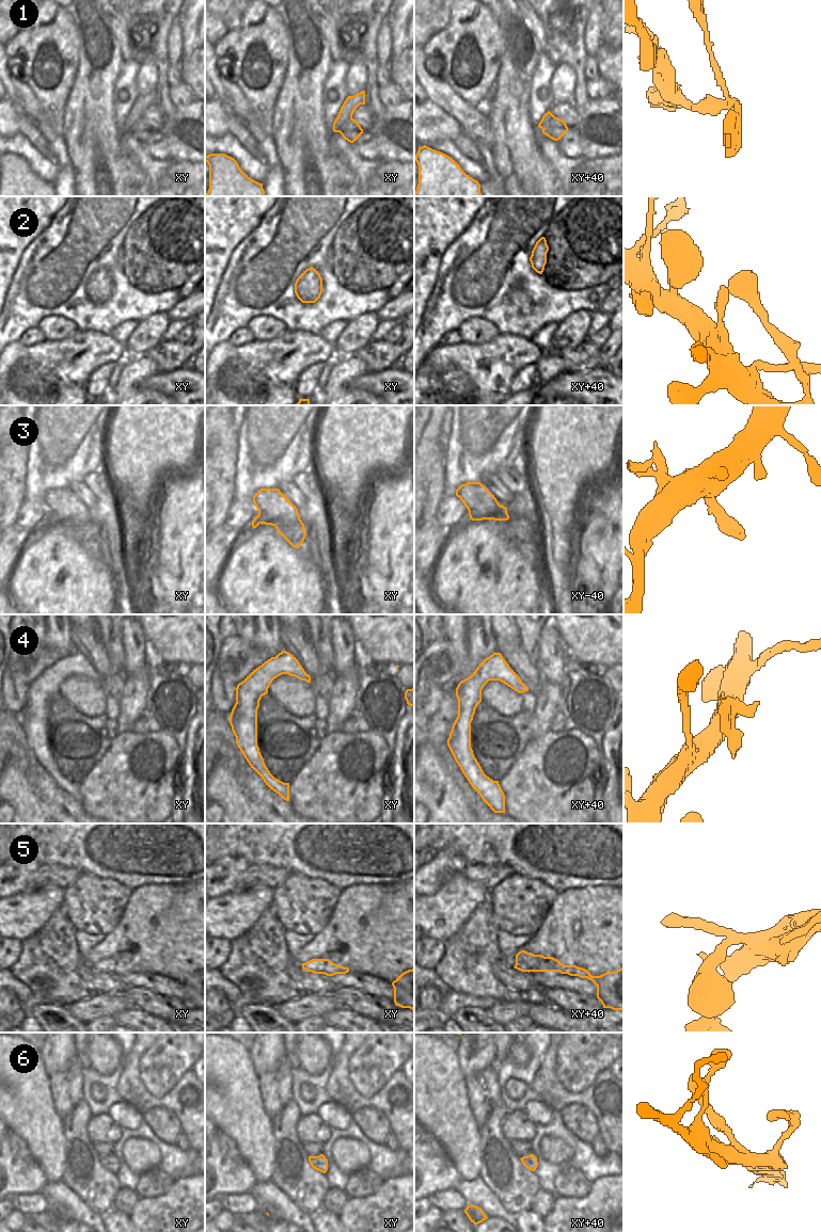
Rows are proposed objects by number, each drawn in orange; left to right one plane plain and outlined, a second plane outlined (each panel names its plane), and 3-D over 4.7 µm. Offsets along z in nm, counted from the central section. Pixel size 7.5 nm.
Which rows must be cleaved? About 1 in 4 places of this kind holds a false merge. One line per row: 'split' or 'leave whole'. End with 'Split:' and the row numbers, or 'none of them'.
1: split
2: leave whole
3: leave whole
4: leave whole
5: leave whole
6: leave whole
Split: 1

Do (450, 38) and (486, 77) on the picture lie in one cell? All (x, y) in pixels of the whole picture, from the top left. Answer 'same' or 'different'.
same

